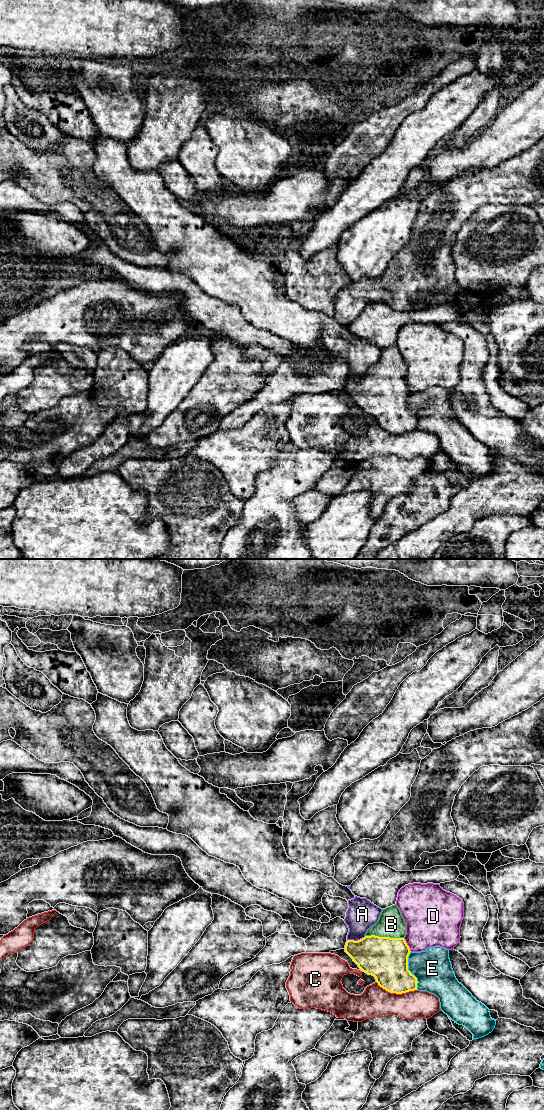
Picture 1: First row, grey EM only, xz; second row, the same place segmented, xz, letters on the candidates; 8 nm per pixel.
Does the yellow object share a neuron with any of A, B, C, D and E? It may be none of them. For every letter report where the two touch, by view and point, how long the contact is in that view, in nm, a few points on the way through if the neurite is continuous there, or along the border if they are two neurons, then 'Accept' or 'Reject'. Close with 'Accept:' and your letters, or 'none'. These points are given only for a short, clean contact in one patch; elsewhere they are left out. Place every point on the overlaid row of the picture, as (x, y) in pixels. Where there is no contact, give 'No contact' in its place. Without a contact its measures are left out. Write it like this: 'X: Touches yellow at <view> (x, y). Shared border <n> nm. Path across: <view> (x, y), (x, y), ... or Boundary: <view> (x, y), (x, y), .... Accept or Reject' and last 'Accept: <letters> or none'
A: Touches yellow at xz (356, 941). Shared border 160 nm. Reject
B: Touches yellow at xz (384, 937). Shared border 320 nm. Path across: xz (385, 958), (384, 937), (389, 932), (391, 924). Accept
C: Touches yellow at xz (396, 993). Shared border 340 nm. Reject
D: Touches yellow at xz (407, 945). Shared border 130 nm. Boundary: xz (403, 938), (411, 951). Reject
E: Touches yellow at xz (408, 970). Shared border 320 nm. Reject
Accept: B

